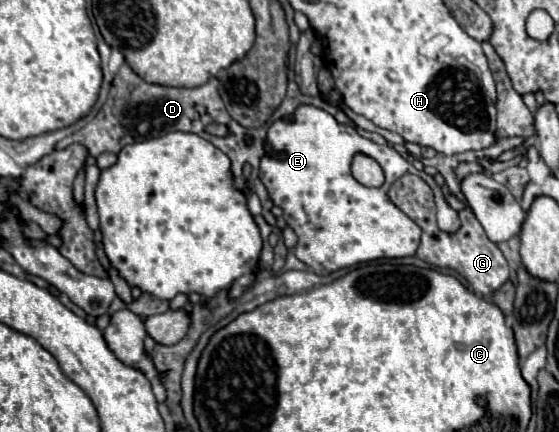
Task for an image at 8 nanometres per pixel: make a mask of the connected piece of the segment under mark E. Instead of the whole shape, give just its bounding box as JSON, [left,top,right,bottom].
[259,106,457,276]

